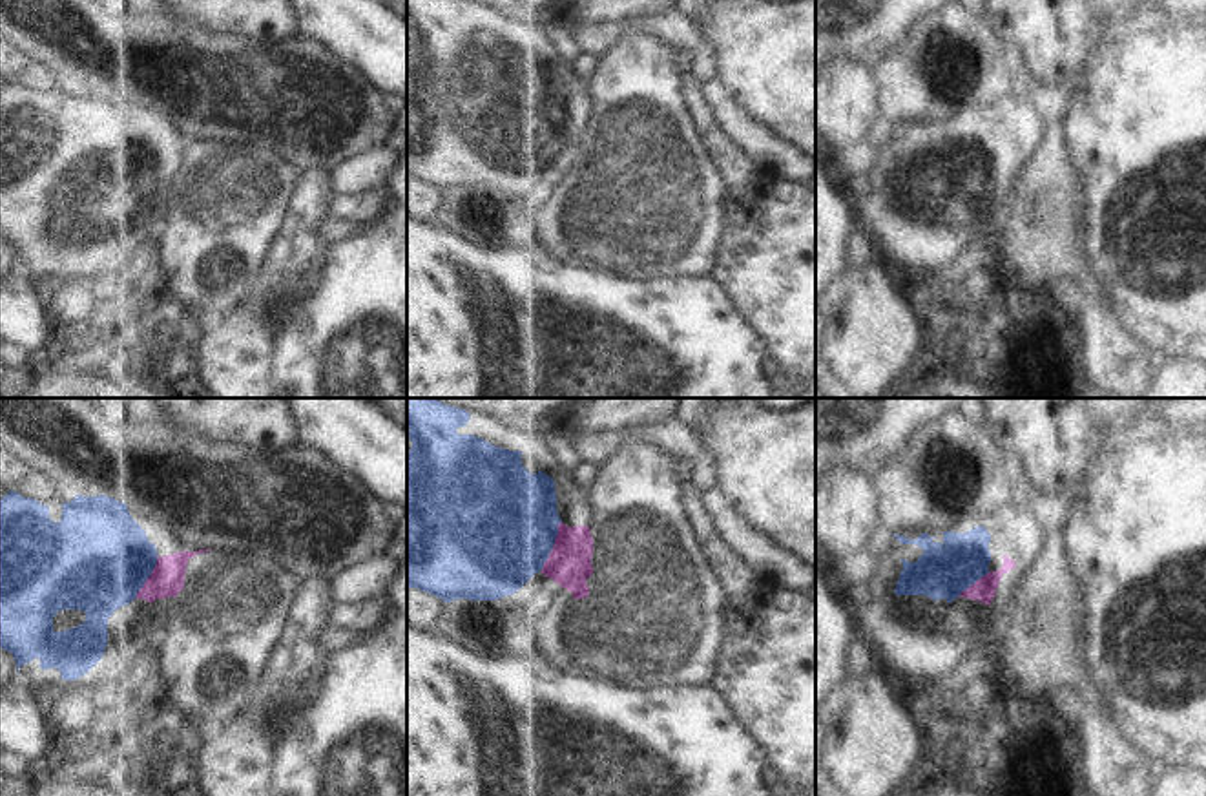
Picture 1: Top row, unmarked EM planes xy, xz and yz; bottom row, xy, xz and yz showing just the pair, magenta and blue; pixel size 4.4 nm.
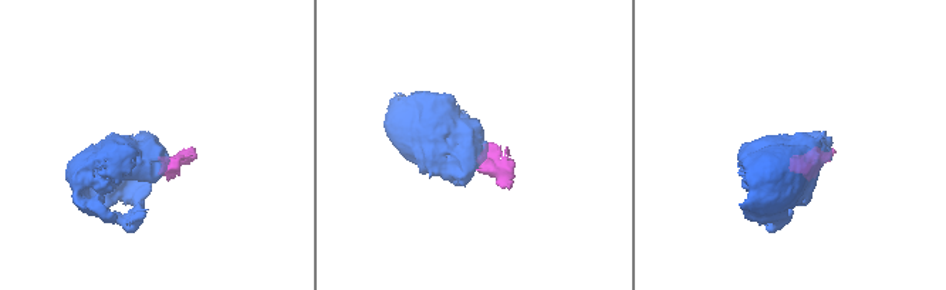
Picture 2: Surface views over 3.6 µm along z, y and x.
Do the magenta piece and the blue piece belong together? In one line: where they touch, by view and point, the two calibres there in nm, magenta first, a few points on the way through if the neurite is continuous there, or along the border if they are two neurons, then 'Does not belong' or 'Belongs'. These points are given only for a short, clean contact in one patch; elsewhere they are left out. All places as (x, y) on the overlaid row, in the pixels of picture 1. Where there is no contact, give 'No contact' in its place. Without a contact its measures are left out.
Touches magenta at xz (553, 546). Thickness 190 nm (magenta) against 500 nm. Boundary: xz (561, 521), (555, 544), (540, 570). Does not belong.

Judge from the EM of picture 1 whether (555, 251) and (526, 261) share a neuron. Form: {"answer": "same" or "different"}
{"answer": "same"}

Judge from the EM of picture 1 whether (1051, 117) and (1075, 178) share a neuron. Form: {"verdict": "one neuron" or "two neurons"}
{"verdict": "one neuron"}

